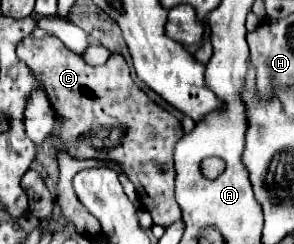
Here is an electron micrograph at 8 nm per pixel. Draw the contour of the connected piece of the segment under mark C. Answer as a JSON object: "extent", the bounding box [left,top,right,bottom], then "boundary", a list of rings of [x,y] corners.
{"extent":[16,37,182,225],"boundary":[[[26,37],[16,47],[18,57],[44,81],[46,95],[62,117],[66,117],[66,123],[62,129],[54,129],[54,135],[50,137],[54,147],[64,145],[74,157],[82,159],[100,159],[100,161],[112,161],[116,163],[122,173],[130,177],[130,181],[136,185],[136,191],[140,195],[142,207],[152,215],[156,225],[172,225],[180,219],[180,207],[174,199],[174,161],[172,151],[176,141],[182,137],[182,125],[180,121],[162,109],[158,103],[154,103],[134,81],[130,75],[130,69],[122,55],[110,55],[110,59],[100,65],[92,67],[88,65],[80,55],[70,51],[58,37]]]}

